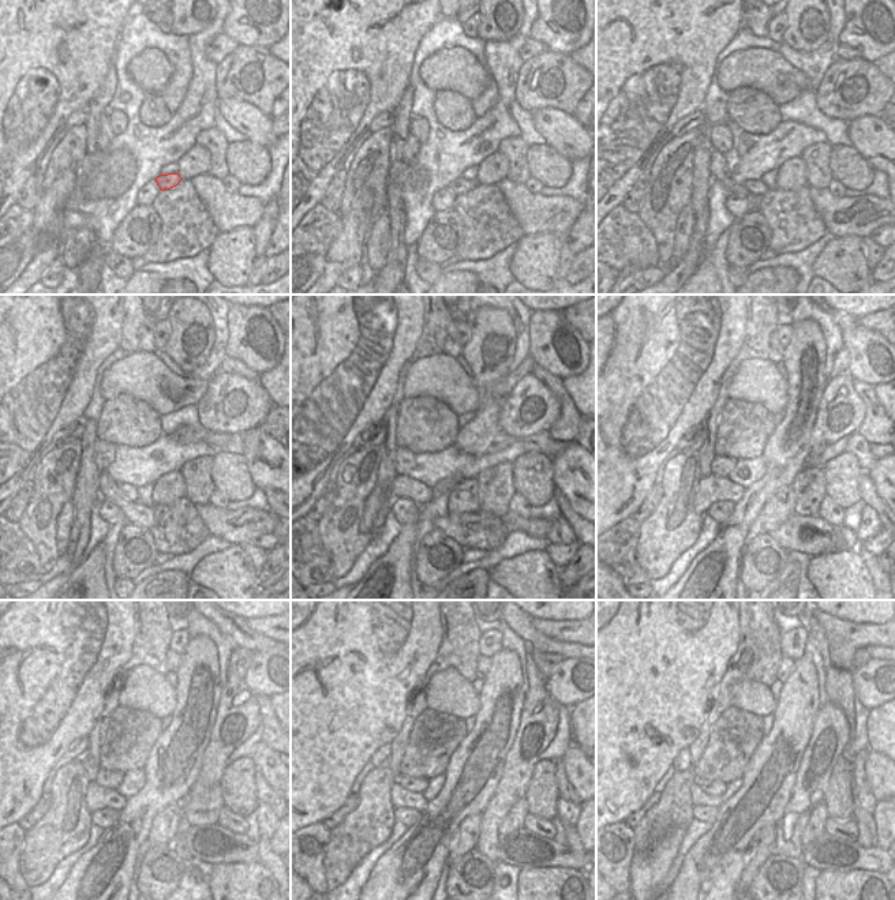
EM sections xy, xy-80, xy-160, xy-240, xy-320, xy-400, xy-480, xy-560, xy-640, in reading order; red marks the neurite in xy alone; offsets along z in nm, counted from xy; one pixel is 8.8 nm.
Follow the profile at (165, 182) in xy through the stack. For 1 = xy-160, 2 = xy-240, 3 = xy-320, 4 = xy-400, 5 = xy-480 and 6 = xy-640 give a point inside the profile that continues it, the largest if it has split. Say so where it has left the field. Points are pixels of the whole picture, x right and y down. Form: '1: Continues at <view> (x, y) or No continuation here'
1: Continues at xy-160 (756, 187)
2: Continues at xy-240 (130, 491)
3: Continues at xy-320 (403, 486)
4: Continues at xy-400 (712, 488)
5: Continues at xy-480 (97, 797)
6: Continues at xy-640 (699, 798).

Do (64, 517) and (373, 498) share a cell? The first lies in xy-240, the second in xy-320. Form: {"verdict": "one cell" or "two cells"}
{"verdict": "one cell"}

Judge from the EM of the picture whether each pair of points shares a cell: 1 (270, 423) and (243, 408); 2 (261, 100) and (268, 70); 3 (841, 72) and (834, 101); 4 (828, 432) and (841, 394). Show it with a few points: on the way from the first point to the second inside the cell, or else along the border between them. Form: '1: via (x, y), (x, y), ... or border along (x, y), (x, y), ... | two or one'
1: border along (274, 405), (262, 422) | two
2: via (262, 93), (266, 77) | one
3: via (841, 79), (834, 89), (834, 94) | one
4: via (832, 423), (839, 415), (839, 404) | one

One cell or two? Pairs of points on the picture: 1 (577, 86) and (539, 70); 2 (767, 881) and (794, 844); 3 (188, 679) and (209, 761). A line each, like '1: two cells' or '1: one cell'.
1: one cell
2: two cells
3: two cells

